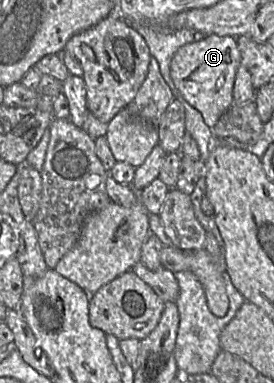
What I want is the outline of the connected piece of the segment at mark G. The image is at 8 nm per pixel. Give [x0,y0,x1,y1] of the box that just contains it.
[170,35,241,128]

